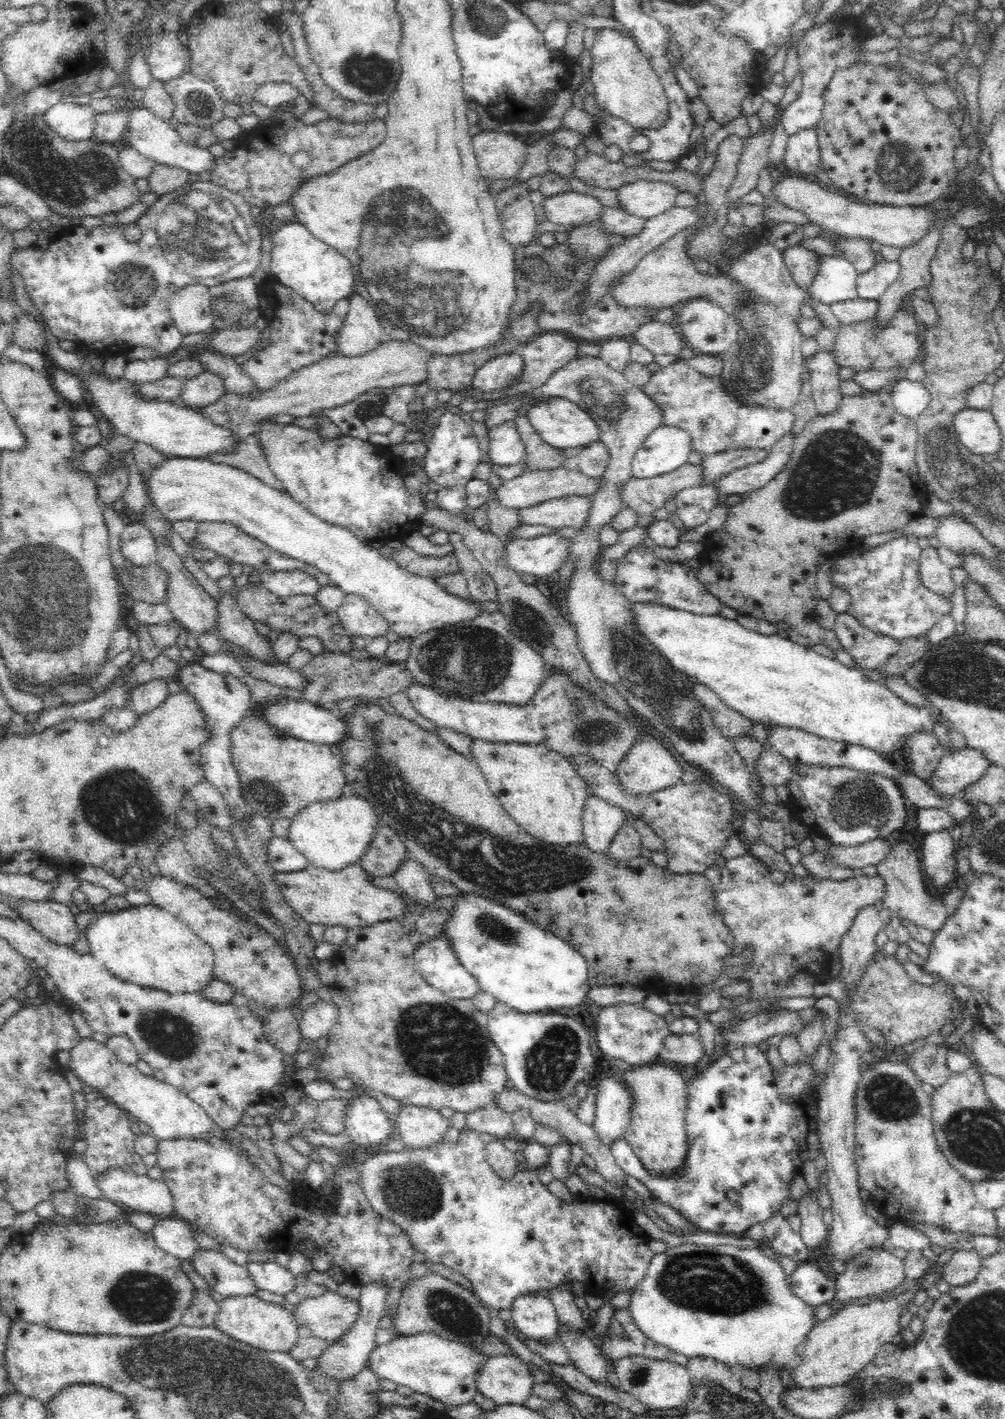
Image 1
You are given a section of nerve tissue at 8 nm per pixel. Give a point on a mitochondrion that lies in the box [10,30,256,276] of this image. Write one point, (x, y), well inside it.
(67, 181)

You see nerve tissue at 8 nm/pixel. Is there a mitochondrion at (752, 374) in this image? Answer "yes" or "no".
yes

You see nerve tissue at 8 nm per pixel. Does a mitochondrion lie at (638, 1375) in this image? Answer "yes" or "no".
yes

